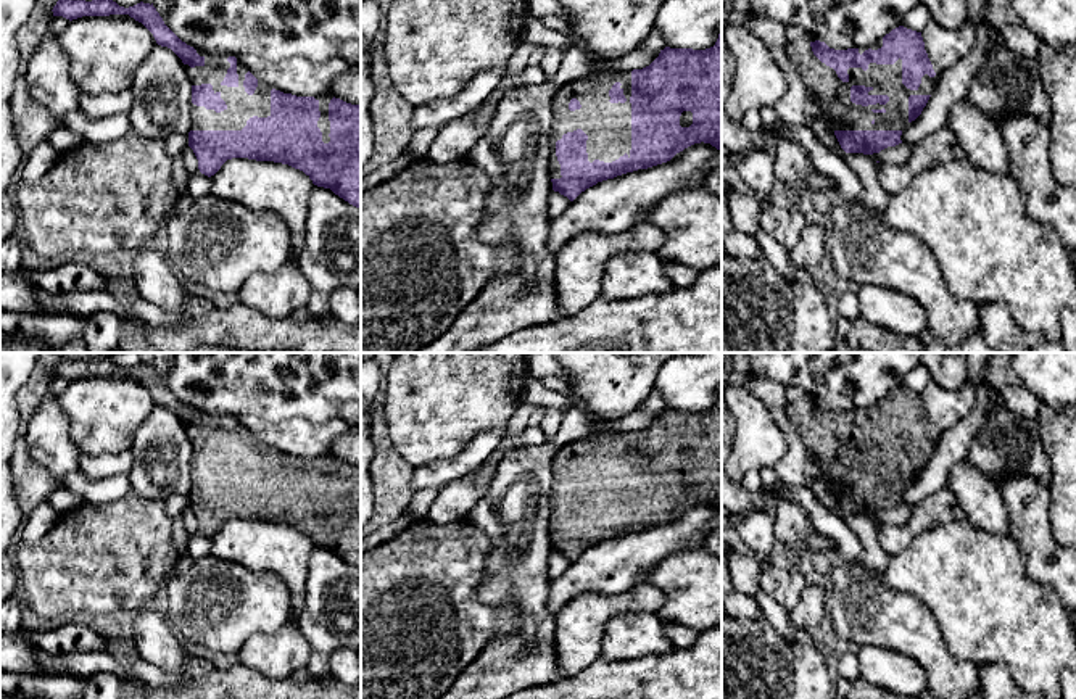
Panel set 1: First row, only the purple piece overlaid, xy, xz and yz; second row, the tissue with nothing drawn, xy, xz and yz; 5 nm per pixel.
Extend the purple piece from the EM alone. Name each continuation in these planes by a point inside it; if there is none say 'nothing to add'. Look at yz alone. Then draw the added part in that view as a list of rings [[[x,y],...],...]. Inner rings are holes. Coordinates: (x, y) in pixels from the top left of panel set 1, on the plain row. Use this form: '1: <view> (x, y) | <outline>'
1: yz (822, 442) | [[[788,403],[786,414],[802,438],[810,459],[826,467],[820,478],[836,491],[902,491],[908,485],[908,457],[933,456],[936,436],[925,435],[917,451],[902,445],[902,420],[894,425],[870,424],[868,430],[849,428],[849,441],[842,443],[836,432],[821,424],[807,403]],[[865,446],[868,456],[888,456],[886,465],[855,465],[850,462],[850,448]]]

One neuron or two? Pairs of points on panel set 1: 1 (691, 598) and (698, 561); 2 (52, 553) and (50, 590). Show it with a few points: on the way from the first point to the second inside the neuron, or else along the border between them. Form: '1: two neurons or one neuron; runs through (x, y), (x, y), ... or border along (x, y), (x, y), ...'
1: one neuron; runs through (696, 588), (696, 570)
2: one neuron; runs through (52, 562), (52, 580)

